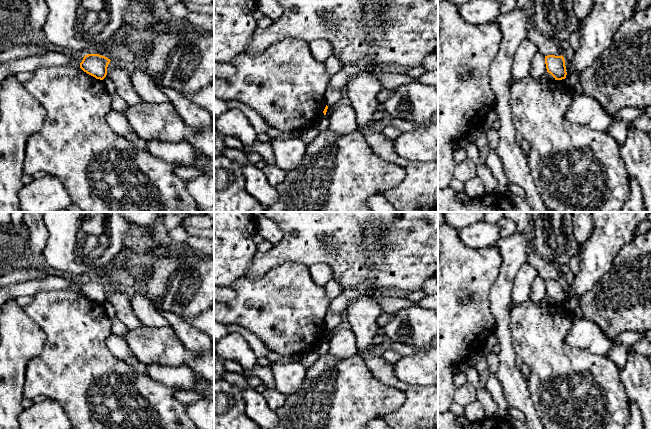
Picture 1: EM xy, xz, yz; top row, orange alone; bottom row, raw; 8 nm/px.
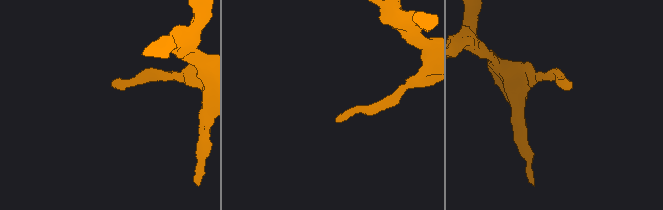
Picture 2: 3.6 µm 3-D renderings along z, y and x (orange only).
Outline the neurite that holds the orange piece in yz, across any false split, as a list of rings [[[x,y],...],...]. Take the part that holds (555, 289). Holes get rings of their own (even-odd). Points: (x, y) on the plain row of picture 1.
[[[548,279],[545,280],[545,288],[547,296],[550,297],[555,304],[562,304],[566,302],[566,290],[564,281],[555,280],[555,279]]]

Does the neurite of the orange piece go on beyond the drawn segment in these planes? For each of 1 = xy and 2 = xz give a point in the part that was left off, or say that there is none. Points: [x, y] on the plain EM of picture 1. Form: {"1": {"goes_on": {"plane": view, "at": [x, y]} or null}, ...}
{"1": {"goes_on": null}, "2": {"goes_on": null}}

